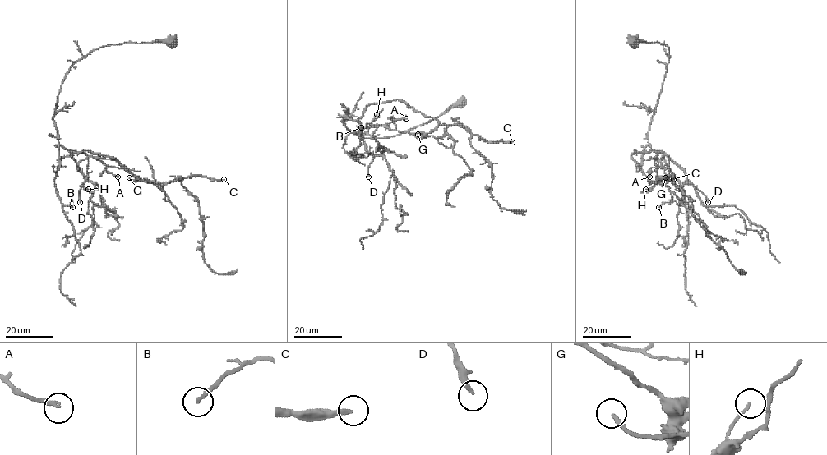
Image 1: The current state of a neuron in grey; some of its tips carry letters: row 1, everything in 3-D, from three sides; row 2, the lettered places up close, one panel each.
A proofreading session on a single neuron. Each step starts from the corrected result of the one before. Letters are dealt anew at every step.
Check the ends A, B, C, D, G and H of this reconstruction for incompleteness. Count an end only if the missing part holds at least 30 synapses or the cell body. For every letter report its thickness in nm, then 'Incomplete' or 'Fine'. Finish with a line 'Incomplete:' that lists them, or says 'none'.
A: Thickness 200 nm. Fine
B: Thickness 190 nm. Fine
C: Thickness 240 nm. Incomplete
D: Thickness 240 nm. Fine
G: Thickness 200 nm. Fine
H: Thickness 110 nm. Fine
Incomplete: C

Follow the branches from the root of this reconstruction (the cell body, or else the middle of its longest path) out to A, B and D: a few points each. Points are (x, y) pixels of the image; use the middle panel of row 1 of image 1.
A: (459, 102), (393, 136), (363, 138), (341, 121), (348, 117), (364, 128), (395, 129), (395, 119), (406, 118)
B: (459, 102), (380, 138), (353, 133), (345, 117), (361, 129), (347, 135), (346, 153), (360, 145), (361, 127)
D: (459, 102), (380, 138), (353, 133), (341, 121), (345, 117), (359, 124), (375, 155), (368, 176)

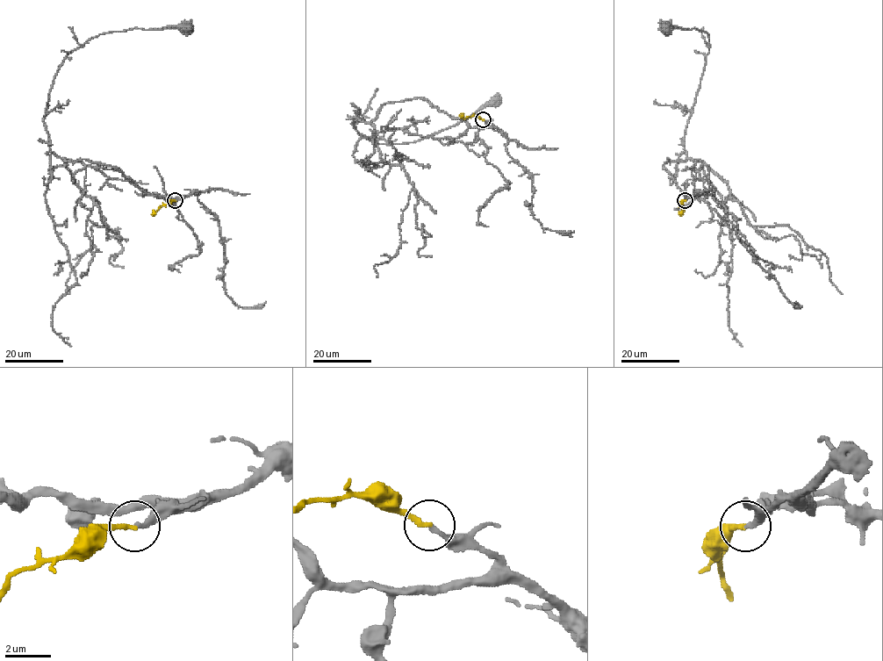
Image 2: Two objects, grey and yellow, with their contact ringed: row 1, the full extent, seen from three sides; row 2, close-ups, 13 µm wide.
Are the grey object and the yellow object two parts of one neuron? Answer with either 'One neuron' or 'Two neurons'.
One neuron

